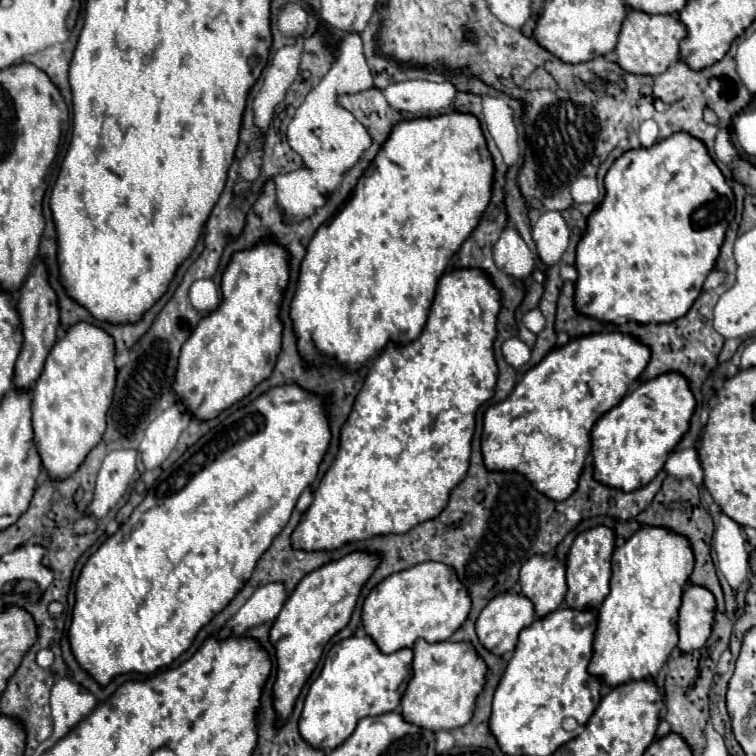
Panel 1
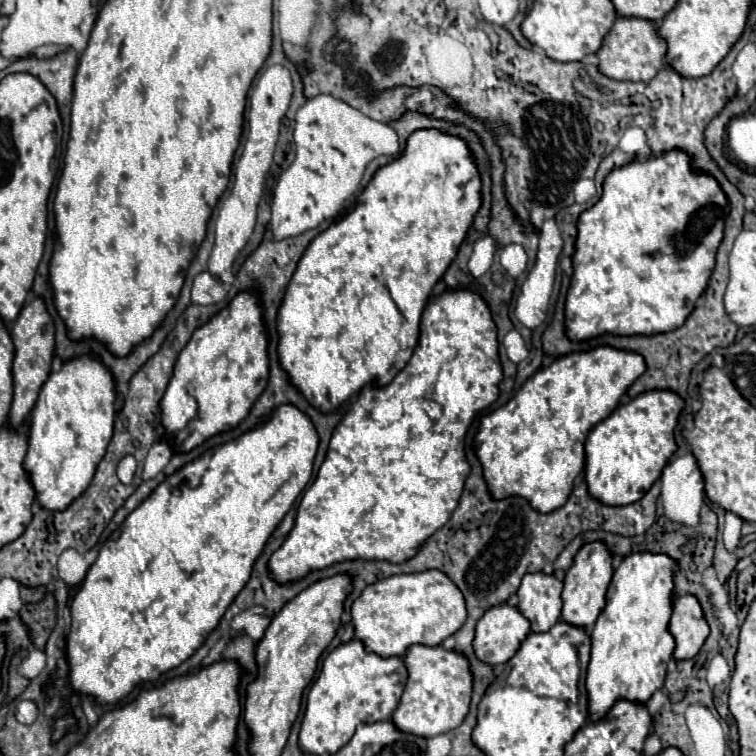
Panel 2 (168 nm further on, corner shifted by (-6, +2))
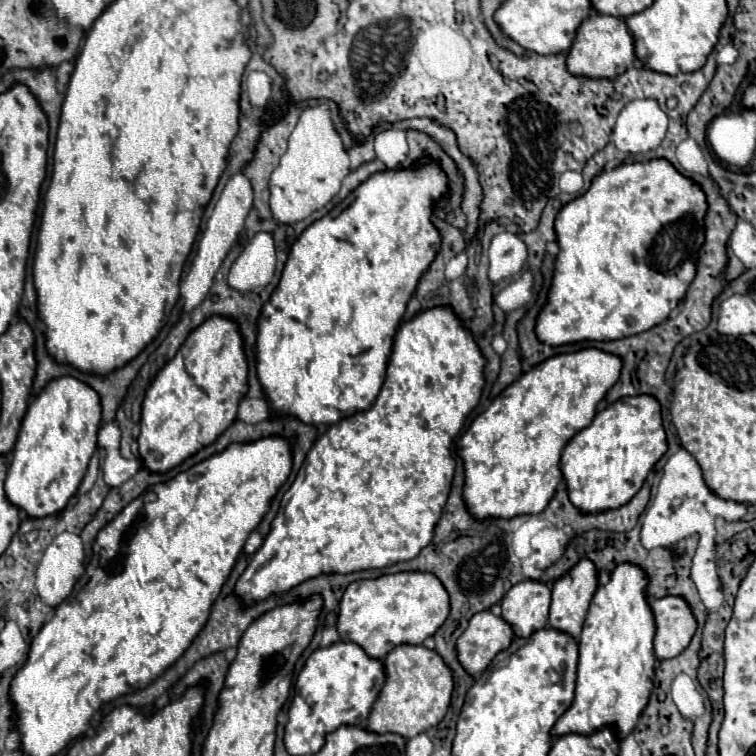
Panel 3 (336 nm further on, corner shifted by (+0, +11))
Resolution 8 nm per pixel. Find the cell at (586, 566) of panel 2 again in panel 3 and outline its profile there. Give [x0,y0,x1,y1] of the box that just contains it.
[549,560,597,638]

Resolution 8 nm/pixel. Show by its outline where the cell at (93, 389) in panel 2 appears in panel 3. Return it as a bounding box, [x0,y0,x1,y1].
[5,376,101,516]

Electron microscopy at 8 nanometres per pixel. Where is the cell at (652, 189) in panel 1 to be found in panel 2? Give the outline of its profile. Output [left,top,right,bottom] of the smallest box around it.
[565,149,729,341]

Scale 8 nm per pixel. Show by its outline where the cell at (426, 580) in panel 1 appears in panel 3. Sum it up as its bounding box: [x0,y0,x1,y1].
[337,572,449,658]

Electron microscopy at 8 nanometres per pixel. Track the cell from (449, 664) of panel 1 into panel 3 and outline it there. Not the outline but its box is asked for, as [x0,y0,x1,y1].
[367,644,453,738]

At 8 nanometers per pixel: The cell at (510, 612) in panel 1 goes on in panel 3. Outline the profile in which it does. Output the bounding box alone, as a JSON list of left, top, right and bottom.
[457,610,515,674]

